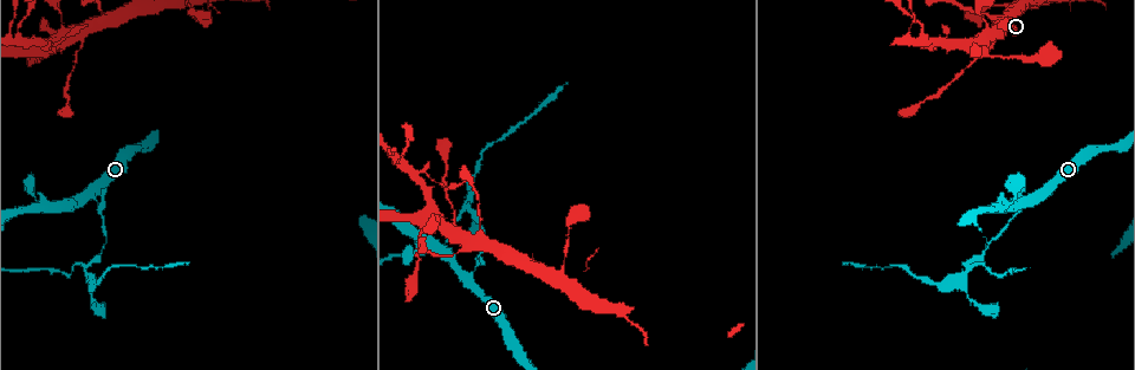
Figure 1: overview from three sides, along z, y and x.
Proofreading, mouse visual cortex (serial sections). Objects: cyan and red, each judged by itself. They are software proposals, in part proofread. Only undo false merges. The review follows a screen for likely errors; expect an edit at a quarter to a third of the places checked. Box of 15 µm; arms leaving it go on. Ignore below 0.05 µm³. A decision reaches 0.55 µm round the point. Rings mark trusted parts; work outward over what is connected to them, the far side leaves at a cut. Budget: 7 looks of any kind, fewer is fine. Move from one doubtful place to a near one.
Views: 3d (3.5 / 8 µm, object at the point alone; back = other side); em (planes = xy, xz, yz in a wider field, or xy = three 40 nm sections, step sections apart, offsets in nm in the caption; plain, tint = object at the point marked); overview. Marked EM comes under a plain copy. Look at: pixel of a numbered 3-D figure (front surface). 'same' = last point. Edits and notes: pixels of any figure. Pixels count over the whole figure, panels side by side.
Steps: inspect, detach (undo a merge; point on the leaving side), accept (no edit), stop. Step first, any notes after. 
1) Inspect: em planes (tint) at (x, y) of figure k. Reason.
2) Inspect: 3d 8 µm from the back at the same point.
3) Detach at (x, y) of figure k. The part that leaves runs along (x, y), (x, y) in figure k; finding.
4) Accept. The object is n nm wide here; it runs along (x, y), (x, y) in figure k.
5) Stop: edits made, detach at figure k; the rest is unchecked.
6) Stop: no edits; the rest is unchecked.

Inspect: 3d 8 µm at (993, 43) of figure 1. Three arms meet.

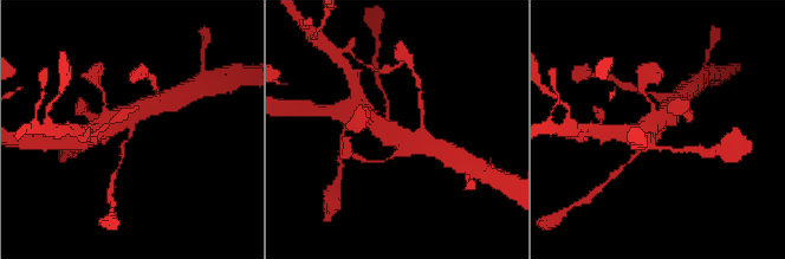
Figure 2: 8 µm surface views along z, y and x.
Inspect: em planes (tint) at (660, 131) of figure 2.

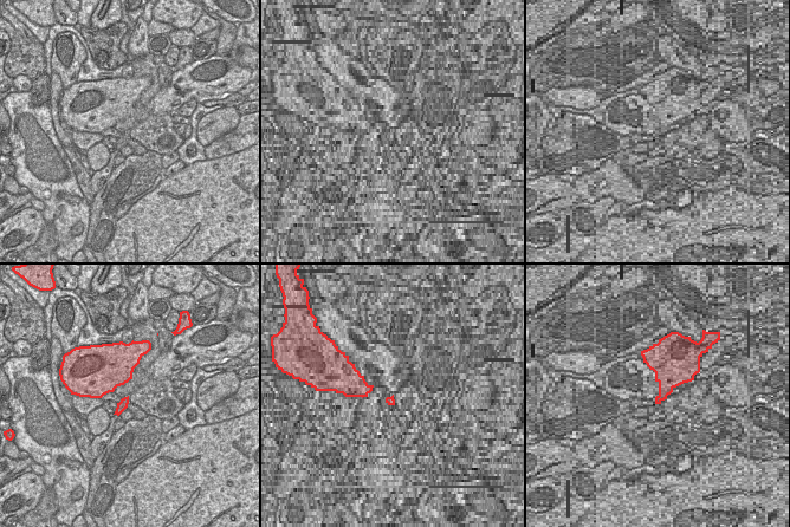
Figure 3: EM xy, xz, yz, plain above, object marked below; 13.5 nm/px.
Accept. It runs along (676, 105), (656, 142), (638, 153) in figure 2; all the same cell.

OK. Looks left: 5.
Inspect: 3d 3.5 µm at (41, 43) of figure 1.

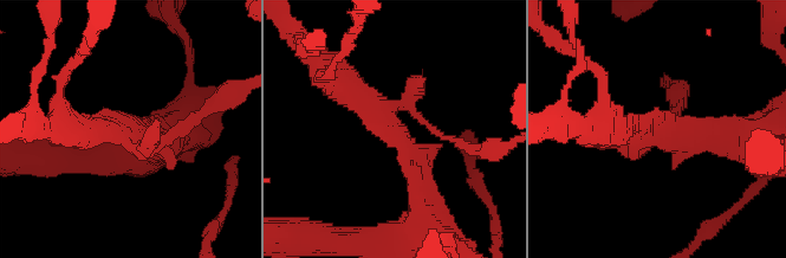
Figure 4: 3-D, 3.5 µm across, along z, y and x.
Inspect: em xy step 3 (tint) at (128, 125) of figure 4. Shape alone is not enough.

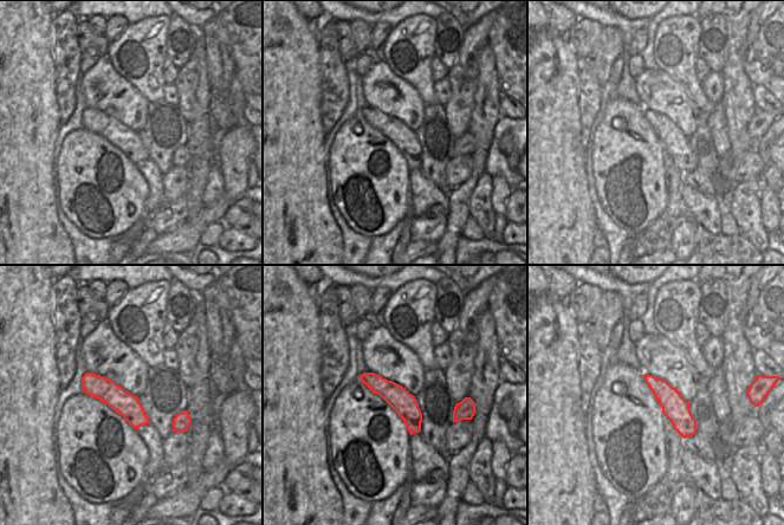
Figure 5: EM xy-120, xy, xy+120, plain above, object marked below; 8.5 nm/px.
Detach at (433, 129) of figure 4. The part that leaves runs along (404, 103), (437, 134), (492, 148) in figure 4; a second cell is stuck on.

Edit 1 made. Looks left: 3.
Inspect: 3d 3.5 µm at (1040, 193) of figure 1. Narrows sharply.

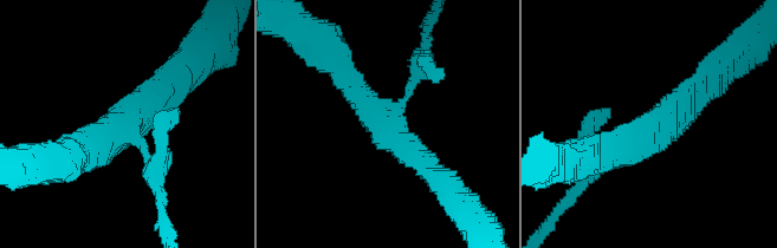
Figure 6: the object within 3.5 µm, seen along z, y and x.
Inspect: em xy step 1 (tint) at (648, 126) of figure 6.

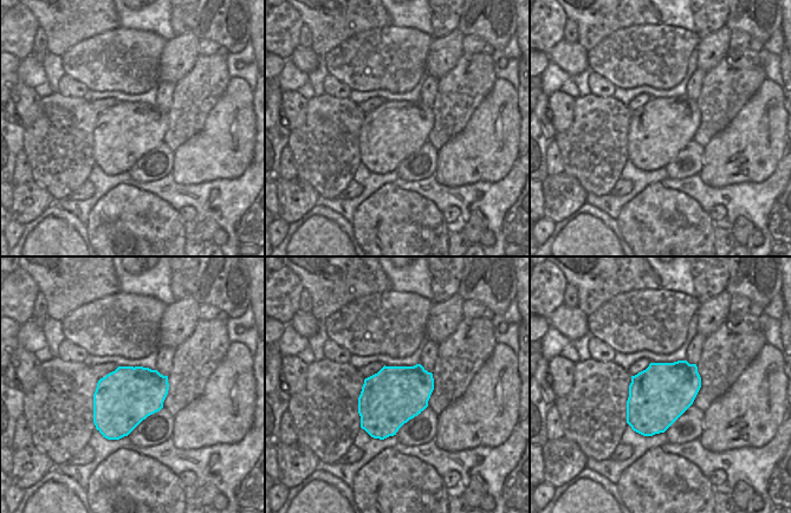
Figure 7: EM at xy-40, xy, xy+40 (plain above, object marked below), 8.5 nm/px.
Detach at (607, 115) of figure 6. 3 arms meet here; the part that leaves runs along (142, 147), (156, 161), (167, 226) in figure 6; two cells meet here.

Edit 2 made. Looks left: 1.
Stop: edits made, detach at figure 4, detach at figure 6; the rest is unchecked.

